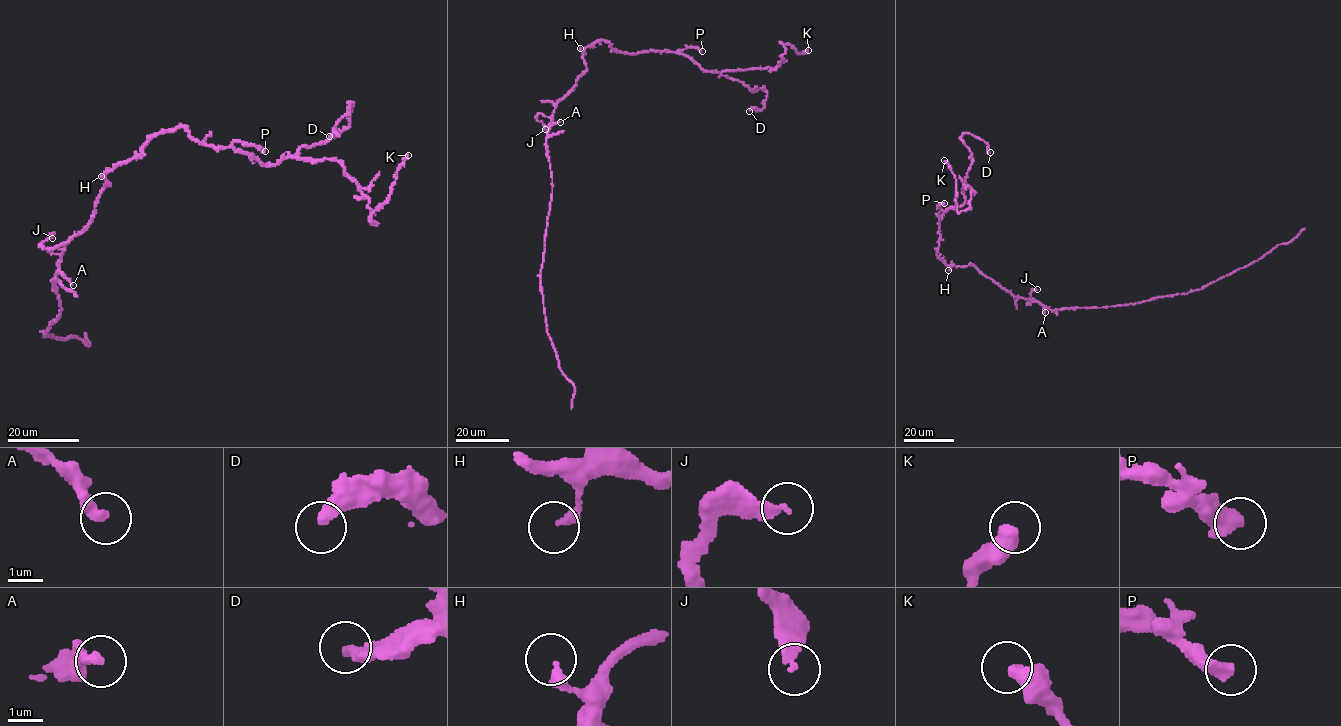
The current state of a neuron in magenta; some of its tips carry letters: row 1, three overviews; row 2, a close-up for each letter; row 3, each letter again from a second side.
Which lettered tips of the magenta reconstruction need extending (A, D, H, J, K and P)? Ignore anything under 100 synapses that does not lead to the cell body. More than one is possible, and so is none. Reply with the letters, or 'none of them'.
none of them

